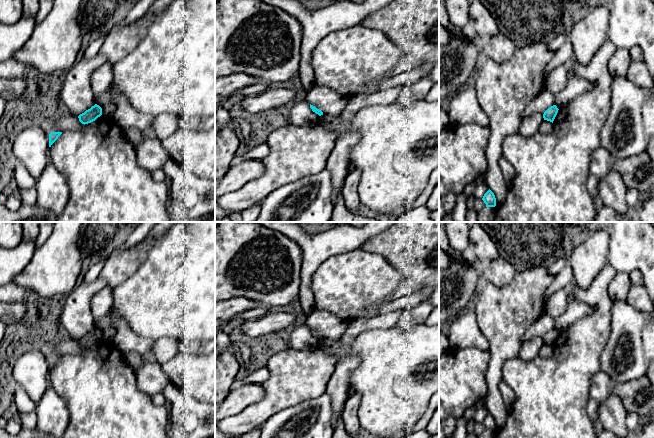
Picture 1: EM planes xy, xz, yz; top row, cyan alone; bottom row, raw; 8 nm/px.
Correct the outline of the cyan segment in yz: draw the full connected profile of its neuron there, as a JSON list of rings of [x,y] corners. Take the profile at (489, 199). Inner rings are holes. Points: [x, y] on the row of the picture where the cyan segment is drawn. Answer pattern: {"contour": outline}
{"contour": [[[490,189],[484,194],[482,200],[486,204],[486,207],[495,207],[496,206],[495,195]]]}

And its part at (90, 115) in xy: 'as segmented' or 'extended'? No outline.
as segmented

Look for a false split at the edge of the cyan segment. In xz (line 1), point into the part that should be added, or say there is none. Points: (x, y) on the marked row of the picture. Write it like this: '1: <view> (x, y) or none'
1: none

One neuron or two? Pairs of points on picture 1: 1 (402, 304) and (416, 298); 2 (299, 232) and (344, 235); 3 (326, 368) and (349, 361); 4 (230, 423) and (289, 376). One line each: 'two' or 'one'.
1: one
2: one
3: two
4: one

